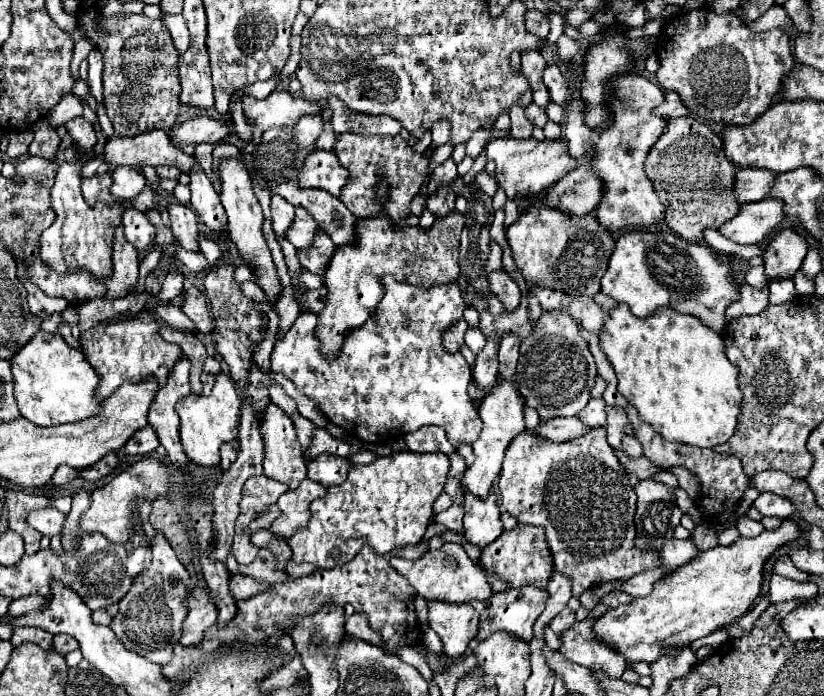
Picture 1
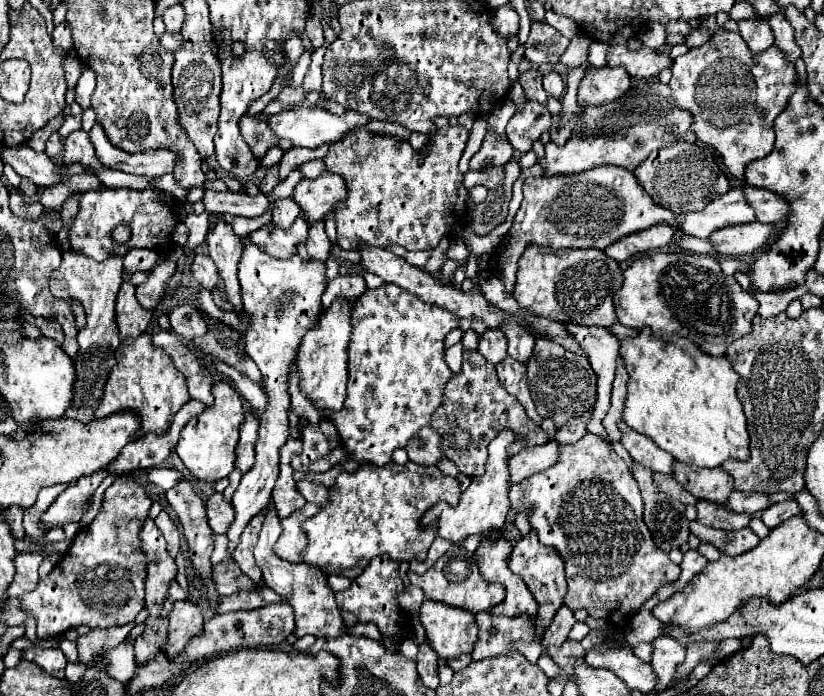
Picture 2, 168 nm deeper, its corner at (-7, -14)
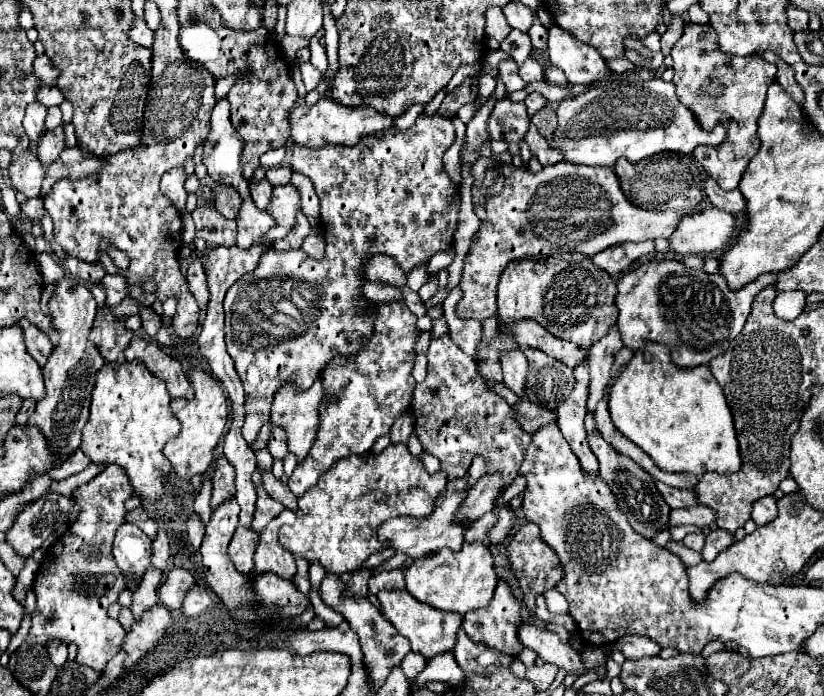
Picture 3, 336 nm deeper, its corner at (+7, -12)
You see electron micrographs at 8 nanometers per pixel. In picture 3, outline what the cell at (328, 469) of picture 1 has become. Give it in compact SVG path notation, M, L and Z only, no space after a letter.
M268 471L262 473L262 481L264 481L264 489L268 491L268 495L272 495L276 501L284 503L284 505L286 505L288 509L292 509L292 511L298 509L298 499L296 499L296 495L288 489L286 483L282 483L280 479L276 479L276 477L274 477L272 473L268 473Z

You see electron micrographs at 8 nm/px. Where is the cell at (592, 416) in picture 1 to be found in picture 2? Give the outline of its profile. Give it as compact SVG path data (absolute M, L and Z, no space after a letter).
M582 415L578 419L570 419L570 423L564 423L562 427L556 429L556 435L554 439L558 443L576 443L580 437L584 437L588 431L586 431L586 423L588 423L588 415Z

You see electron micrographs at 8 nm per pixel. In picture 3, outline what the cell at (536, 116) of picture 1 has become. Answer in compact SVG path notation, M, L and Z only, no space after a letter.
M500 99L488 119L488 132L491 140L504 140L518 143L528 133L530 117L524 103L514 103L510 99Z

